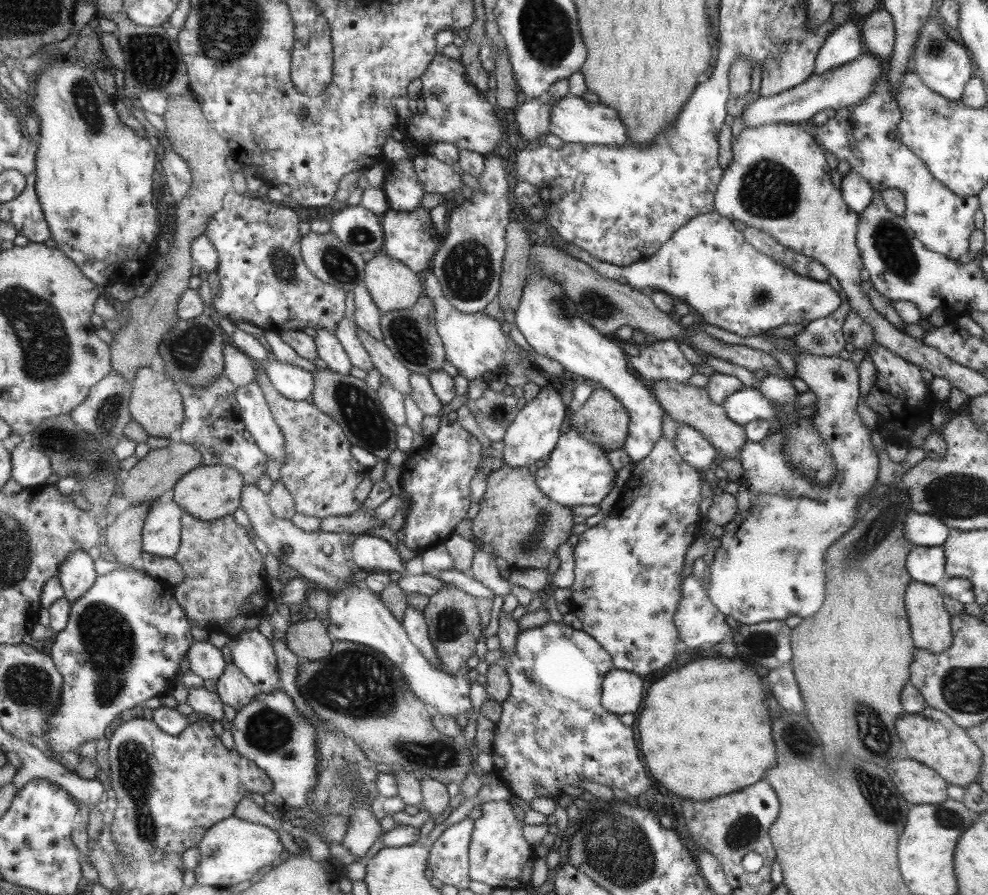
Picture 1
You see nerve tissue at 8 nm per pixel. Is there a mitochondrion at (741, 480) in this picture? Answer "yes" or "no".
no

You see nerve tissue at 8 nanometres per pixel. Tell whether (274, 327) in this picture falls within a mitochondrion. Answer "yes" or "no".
no

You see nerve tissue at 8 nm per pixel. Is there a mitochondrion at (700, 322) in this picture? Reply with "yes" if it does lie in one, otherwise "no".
no

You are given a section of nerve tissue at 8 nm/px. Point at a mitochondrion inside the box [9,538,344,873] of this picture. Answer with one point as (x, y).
(106, 637)

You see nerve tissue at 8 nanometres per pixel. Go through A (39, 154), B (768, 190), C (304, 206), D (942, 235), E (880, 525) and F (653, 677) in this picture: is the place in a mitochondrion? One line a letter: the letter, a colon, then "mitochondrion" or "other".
A: other
B: mitochondrion
C: other
D: other
E: mitochondrion
F: other

